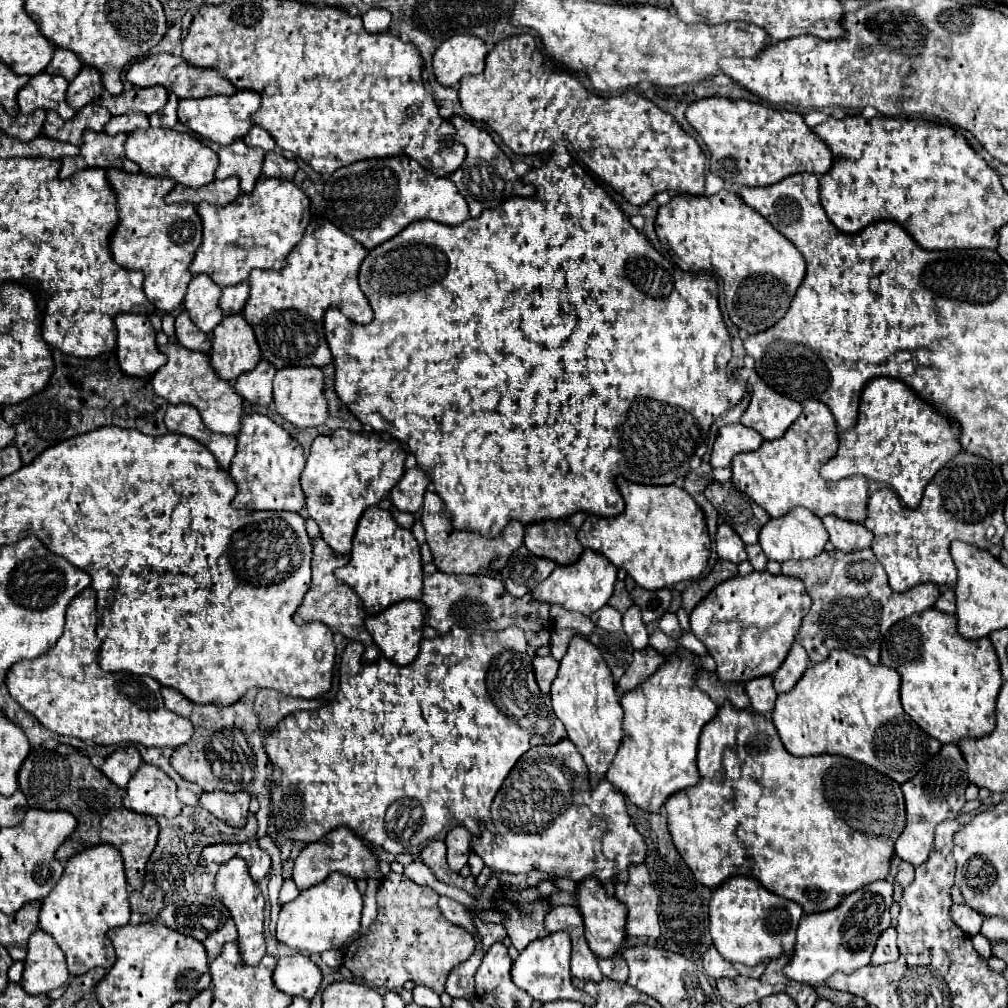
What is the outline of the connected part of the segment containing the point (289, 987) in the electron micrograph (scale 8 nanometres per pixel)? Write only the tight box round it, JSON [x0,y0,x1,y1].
[273,953,321,1001]

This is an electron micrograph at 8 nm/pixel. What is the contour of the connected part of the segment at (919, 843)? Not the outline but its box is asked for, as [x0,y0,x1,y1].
[895,743,969,867]

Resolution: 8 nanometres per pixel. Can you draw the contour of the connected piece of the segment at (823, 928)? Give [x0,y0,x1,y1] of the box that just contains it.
[783,879,893,985]

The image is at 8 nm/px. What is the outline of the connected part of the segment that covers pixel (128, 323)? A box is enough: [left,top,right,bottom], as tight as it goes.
[115,313,167,377]

